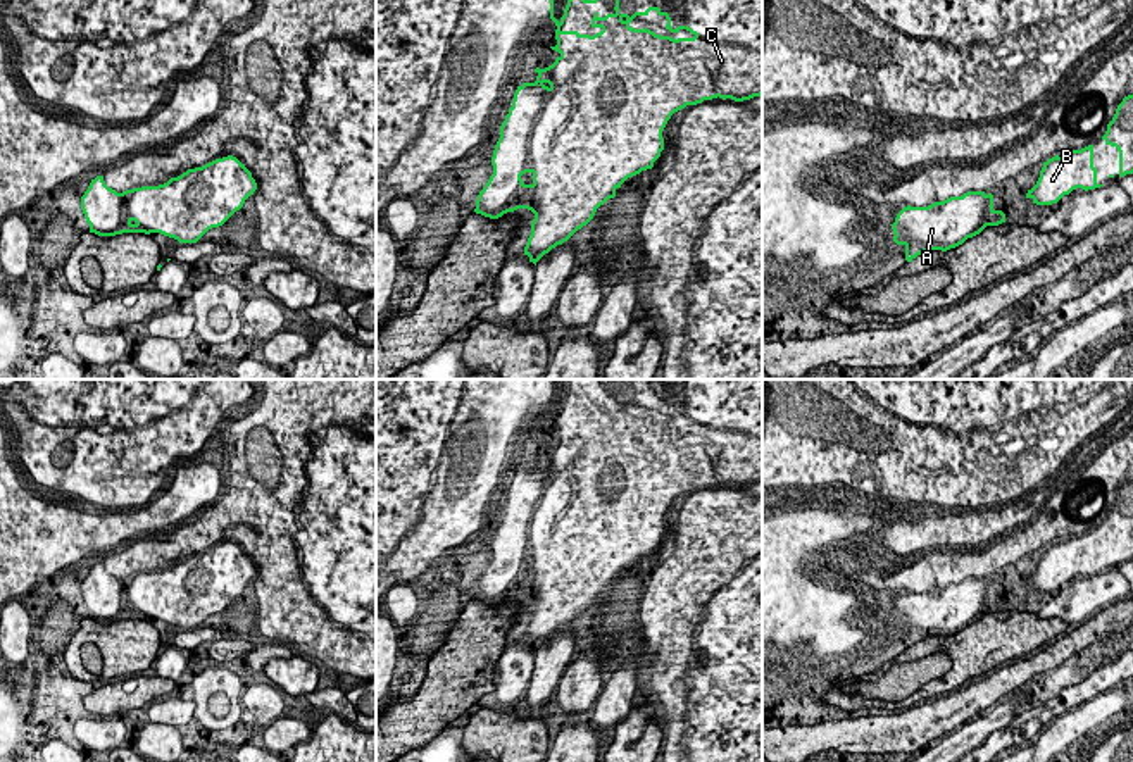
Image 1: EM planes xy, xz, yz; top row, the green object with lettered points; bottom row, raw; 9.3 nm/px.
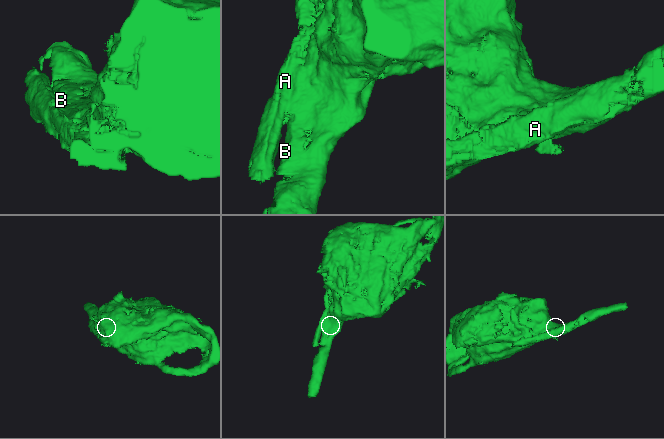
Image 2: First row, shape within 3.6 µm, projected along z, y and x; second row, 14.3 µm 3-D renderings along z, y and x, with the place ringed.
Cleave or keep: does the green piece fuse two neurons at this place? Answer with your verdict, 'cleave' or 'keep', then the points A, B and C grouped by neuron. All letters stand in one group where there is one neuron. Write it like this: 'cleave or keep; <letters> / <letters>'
cleave; A / B C

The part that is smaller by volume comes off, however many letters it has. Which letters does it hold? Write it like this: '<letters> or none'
A

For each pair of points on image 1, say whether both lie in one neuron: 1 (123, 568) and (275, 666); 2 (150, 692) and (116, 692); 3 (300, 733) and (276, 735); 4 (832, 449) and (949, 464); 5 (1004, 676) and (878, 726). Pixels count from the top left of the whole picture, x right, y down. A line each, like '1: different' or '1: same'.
1: different
2: same
3: same
4: same
5: same

